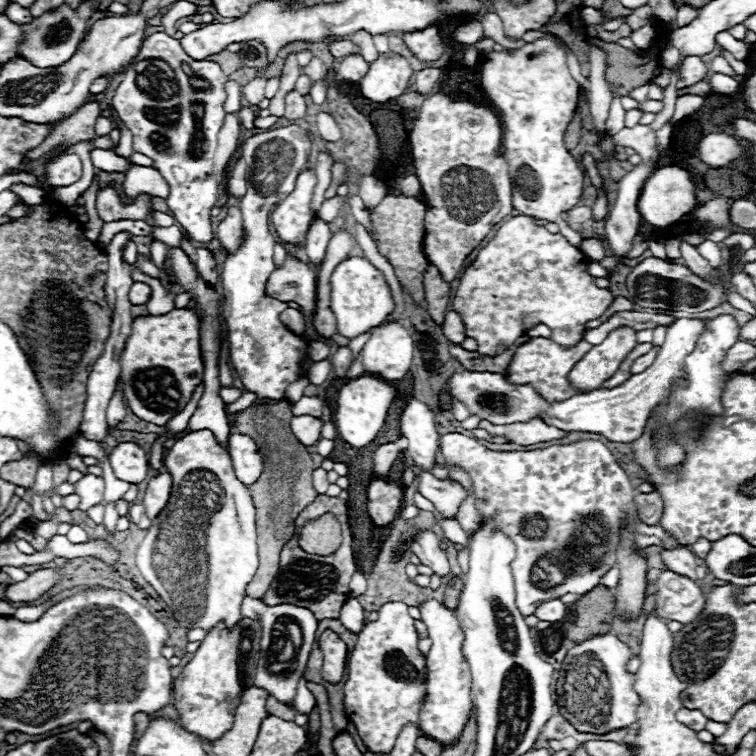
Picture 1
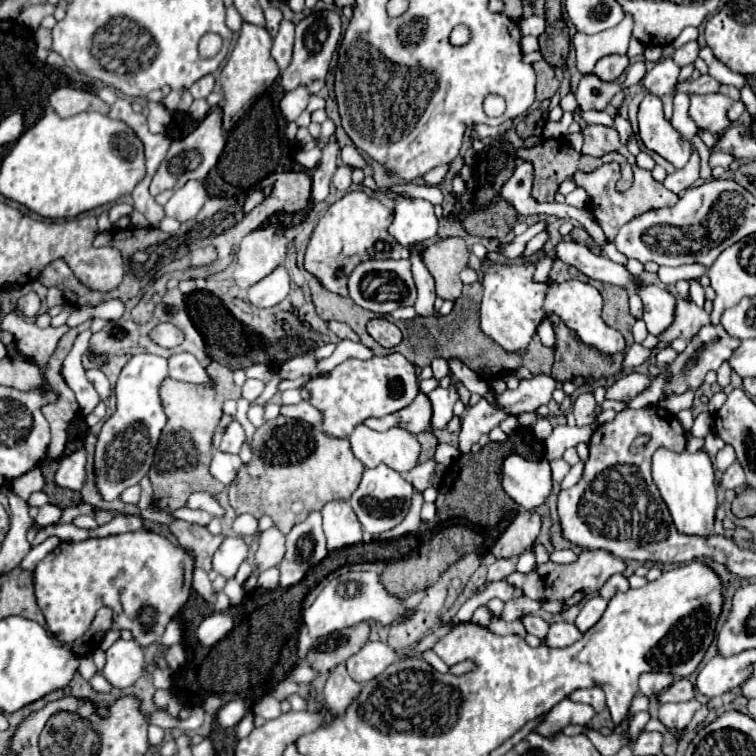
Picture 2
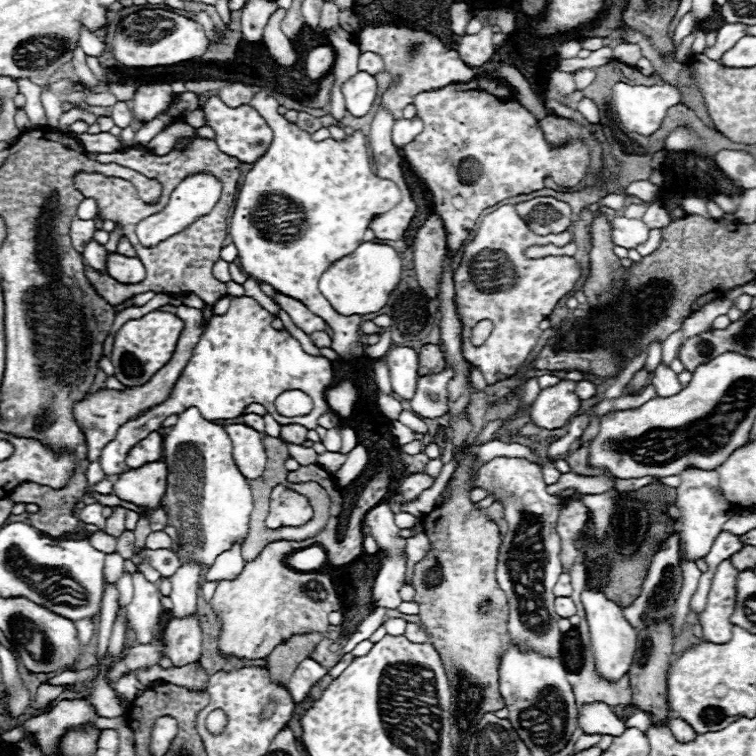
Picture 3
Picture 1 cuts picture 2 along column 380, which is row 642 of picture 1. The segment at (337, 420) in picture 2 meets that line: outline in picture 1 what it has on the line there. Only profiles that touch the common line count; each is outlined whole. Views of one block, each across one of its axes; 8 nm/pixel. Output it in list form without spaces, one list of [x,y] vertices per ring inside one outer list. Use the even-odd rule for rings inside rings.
[[[386,602],[378,610],[378,620],[364,624],[358,634],[358,642],[348,656],[348,674],[344,682],[344,706],[350,722],[358,728],[362,742],[370,752],[390,752],[394,742],[406,722],[418,724],[418,708],[424,700],[428,666],[424,656],[418,652],[418,634],[414,628],[414,618],[408,614],[408,606],[404,602]]]

